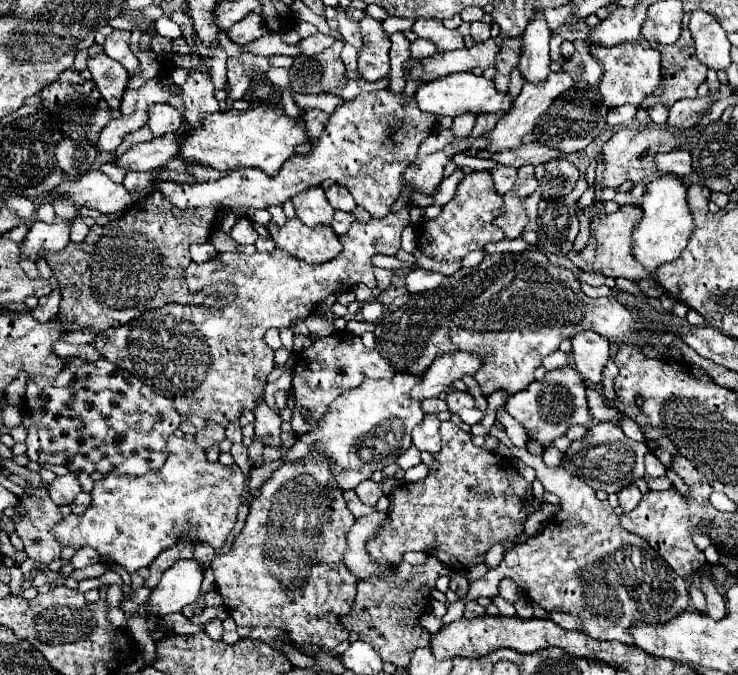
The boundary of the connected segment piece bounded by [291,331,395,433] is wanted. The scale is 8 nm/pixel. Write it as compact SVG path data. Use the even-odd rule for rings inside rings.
M335 331L329 337L319 337L313 345L295 355L293 365L293 395L295 395L295 409L291 427L295 433L309 433L309 429L317 427L317 421L327 413L327 407L335 401L335 395L357 387L365 379L391 380L395 375L393 367L383 361L383 357L375 349L367 349L363 341L349 331ZM301 407L311 411L311 421L307 423L301 417Z

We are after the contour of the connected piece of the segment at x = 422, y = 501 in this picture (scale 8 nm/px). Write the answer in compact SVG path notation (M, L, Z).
M453 421L441 423L441 439L442 448L433 455L439 467L417 483L401 483L389 495L391 507L387 527L377 537L373 537L367 547L379 565L397 565L403 559L403 553L425 551L427 555L443 561L449 569L469 569L485 561L485 553L491 545L521 535L523 523L529 517L529 509L525 509L525 493L531 493L531 483L521 477L509 459L483 447L475 447L471 441L473 435L459 429Z

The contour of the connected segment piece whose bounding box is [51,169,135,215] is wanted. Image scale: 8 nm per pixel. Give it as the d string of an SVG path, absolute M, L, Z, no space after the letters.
M99 169L85 173L77 181L65 181L51 191L53 197L63 197L65 193L73 199L77 207L91 207L101 213L115 215L121 215L135 201L133 195L121 183L111 181Z

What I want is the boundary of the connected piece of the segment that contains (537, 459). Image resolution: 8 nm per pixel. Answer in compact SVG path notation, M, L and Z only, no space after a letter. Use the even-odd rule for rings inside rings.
M513 447L513 453L537 471L537 479L543 483L545 491L559 497L561 509L541 533L505 551L501 565L471 583L467 599L481 595L495 597L499 581L509 577L543 609L579 615L583 633L589 637L621 641L625 645L633 645L629 625L635 621L665 623L689 607L689 585L685 579L677 577L677 573L649 549L645 539L621 529L619 517L609 501L599 501L595 491L563 465L551 469L541 455L533 455L527 449Z

